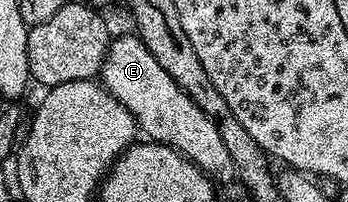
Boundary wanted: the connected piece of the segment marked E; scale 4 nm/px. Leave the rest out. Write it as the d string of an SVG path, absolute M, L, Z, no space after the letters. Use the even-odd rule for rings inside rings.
M118 34L112 40L99 77L103 87L135 116L142 134L144 131L149 136L146 138L178 150L218 184L234 182L238 178L235 163L216 122L176 85L137 34Z

